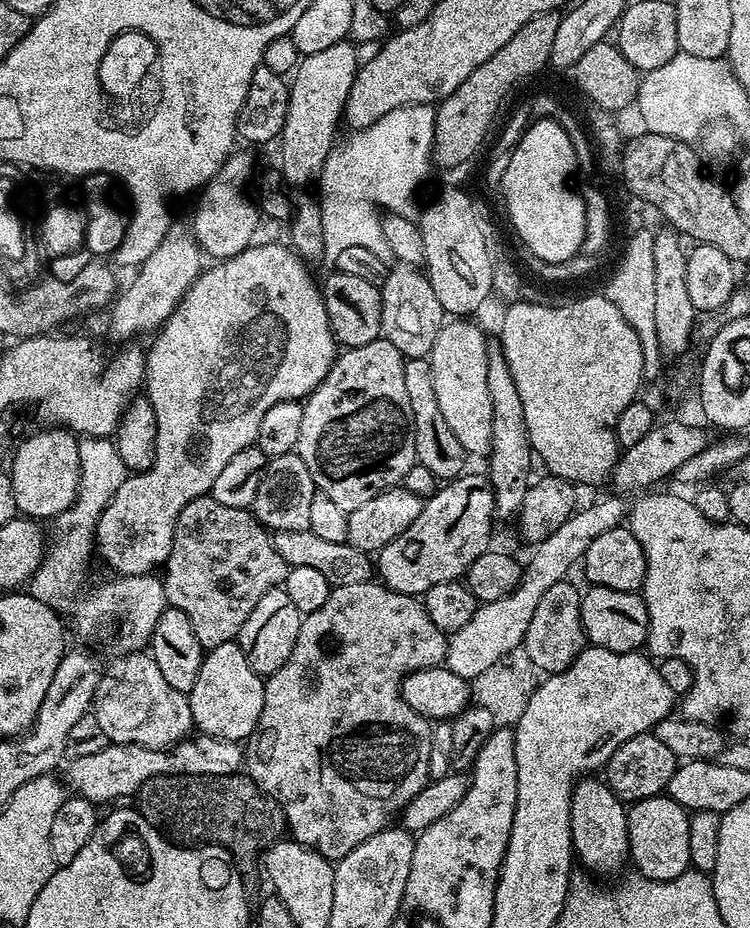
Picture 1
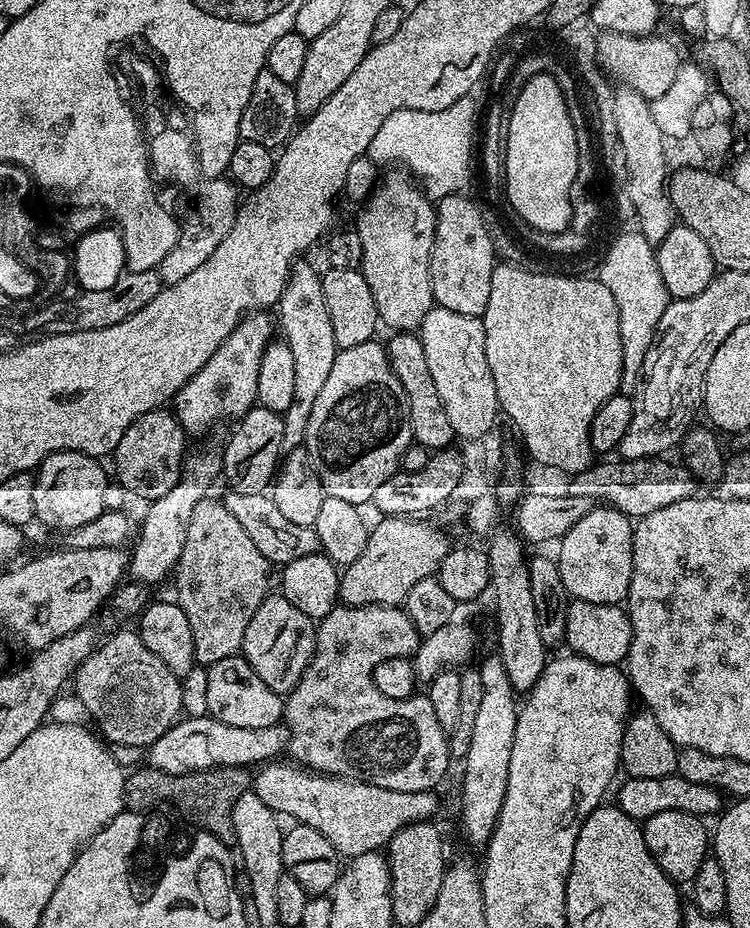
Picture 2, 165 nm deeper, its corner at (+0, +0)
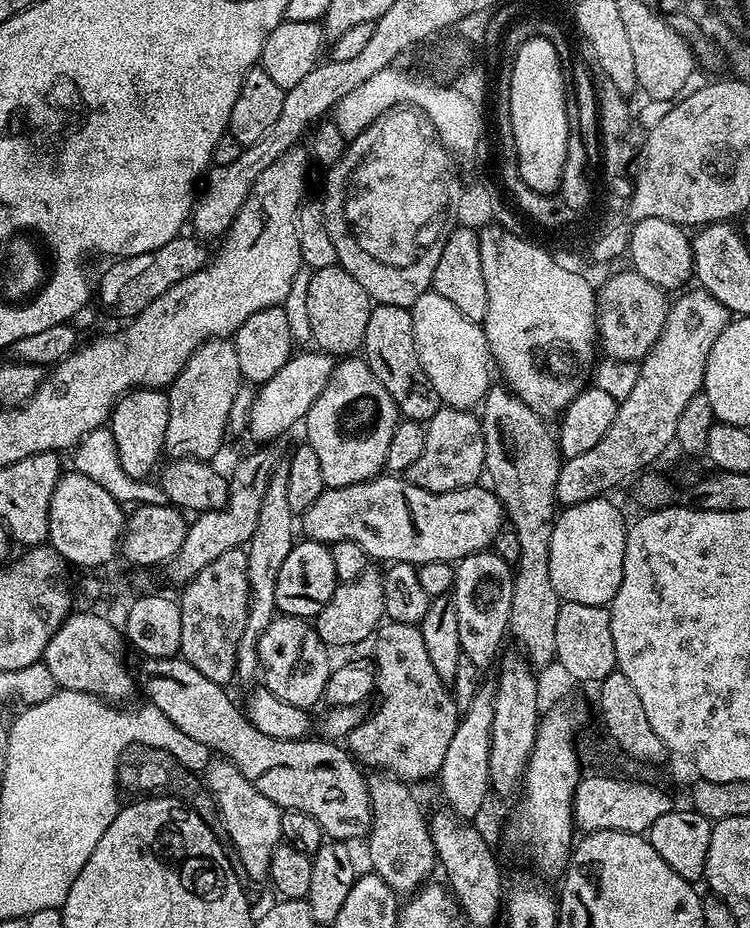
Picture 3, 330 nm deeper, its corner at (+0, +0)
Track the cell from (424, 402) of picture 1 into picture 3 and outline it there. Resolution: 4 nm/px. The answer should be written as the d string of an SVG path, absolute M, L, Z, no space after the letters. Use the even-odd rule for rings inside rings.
M376 304L370 314L370 322L366 325L362 356L368 361L374 378L378 378L378 382L386 386L390 398L394 398L396 411L403 419L426 422L434 418L442 405L438 390L430 386L430 378L426 378L422 362L418 362L418 350L414 346L414 322L409 309Z

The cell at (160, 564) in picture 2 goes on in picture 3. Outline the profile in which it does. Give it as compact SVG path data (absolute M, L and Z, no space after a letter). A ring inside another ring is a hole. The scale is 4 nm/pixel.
M231 339L208 340L190 354L184 369L167 389L170 422L166 422L164 452L172 460L211 461L224 444L234 398L242 390L238 354Z

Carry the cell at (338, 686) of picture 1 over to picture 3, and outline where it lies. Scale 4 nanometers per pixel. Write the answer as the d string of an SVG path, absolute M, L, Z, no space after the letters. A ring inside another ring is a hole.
M432 684L432 690L422 690L422 694L414 694L418 702L402 702L400 700L388 702L388 720L374 720L370 724L359 724L348 737L346 747L361 765L372 770L387 772L389 776L396 776L405 782L424 780L427 776L435 777L442 766L442 758L450 746L450 738L454 738L458 709L456 699L452 697L449 685Z

